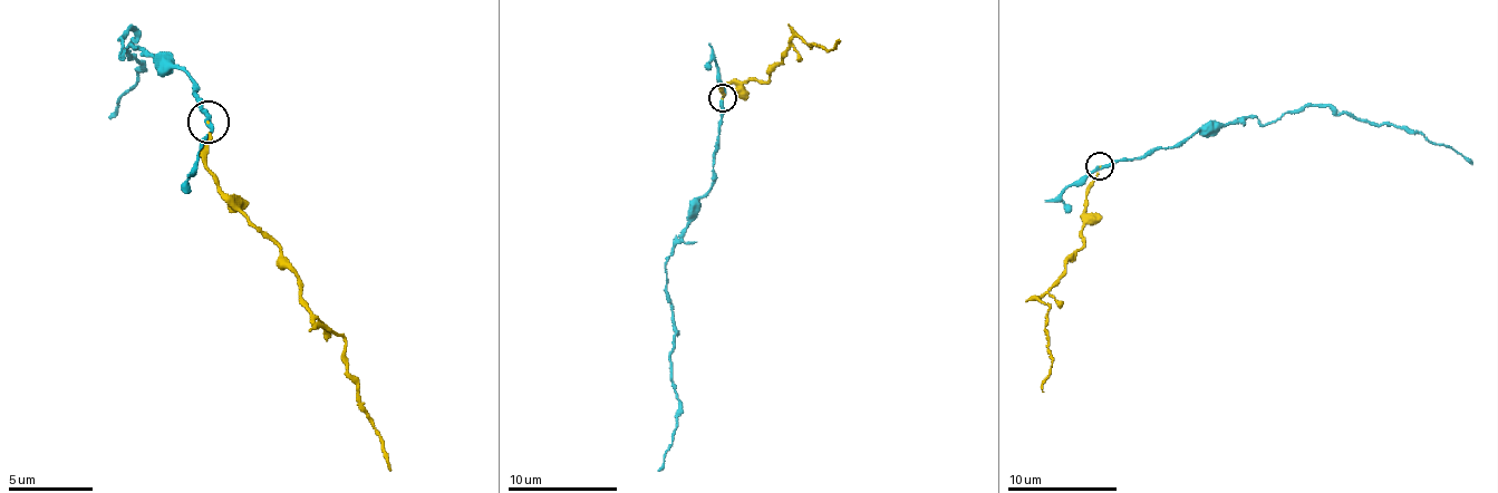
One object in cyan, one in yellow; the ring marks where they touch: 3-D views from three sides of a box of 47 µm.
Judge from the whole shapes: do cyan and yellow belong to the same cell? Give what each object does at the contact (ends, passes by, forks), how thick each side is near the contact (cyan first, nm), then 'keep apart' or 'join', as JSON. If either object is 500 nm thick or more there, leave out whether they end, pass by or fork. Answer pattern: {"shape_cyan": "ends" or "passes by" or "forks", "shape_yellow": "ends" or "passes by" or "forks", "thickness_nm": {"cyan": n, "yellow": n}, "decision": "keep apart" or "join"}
{"shape_cyan": "passes by", "shape_yellow": "ends", "thickness_nm": {"cyan": 220, "yellow": 110}, "decision": "keep apart"}

